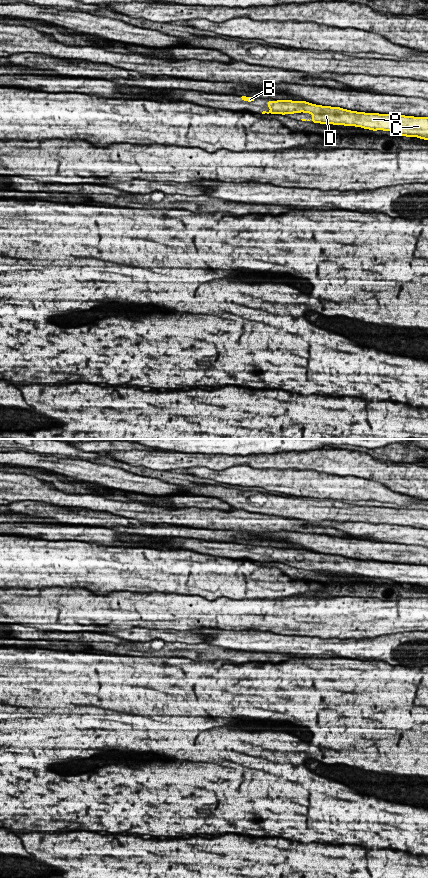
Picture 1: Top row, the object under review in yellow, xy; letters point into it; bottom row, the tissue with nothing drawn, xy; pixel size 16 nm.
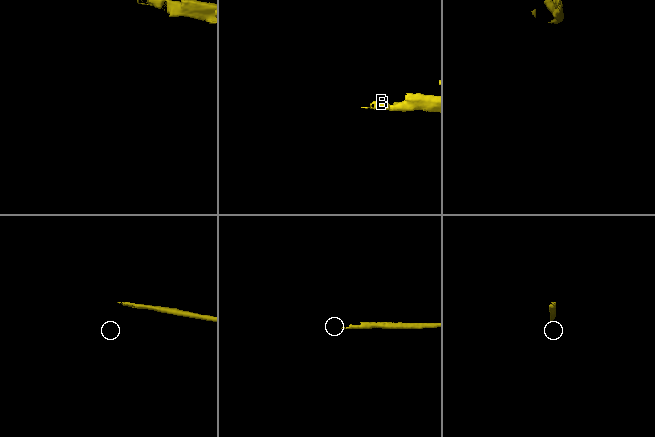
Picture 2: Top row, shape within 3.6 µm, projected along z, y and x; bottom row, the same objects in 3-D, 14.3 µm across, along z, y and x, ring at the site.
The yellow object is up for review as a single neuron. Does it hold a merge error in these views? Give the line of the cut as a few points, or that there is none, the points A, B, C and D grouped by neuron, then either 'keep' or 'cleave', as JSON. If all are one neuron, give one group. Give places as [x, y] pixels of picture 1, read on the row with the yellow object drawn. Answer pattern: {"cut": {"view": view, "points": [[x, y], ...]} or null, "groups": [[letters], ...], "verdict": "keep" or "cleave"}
{"cut": {"view": "xy", "points": [[310, 103], [306, 108], [298, 108], [295, 112]]}, "groups": [["A", "C", "D"], ["B"]], "verdict": "cleave"}

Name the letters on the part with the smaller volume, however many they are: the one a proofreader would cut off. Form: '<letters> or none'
B

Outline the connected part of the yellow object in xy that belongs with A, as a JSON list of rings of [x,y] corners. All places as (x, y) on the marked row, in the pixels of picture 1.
[[[312,103],[307,106],[308,108],[305,110],[298,108],[296,113],[311,113],[314,124],[355,126],[373,131],[390,131],[394,135],[428,140],[428,117],[365,113]]]

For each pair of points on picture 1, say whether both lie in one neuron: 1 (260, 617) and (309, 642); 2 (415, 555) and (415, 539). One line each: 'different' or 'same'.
1: different
2: different

